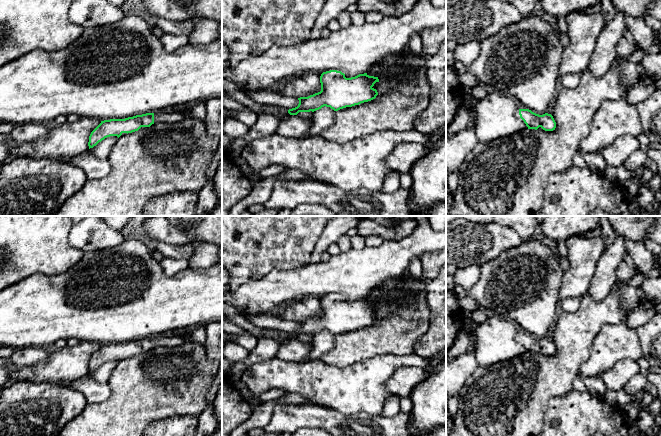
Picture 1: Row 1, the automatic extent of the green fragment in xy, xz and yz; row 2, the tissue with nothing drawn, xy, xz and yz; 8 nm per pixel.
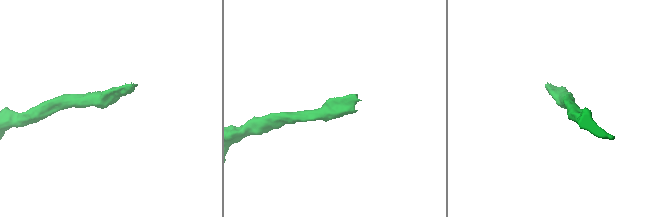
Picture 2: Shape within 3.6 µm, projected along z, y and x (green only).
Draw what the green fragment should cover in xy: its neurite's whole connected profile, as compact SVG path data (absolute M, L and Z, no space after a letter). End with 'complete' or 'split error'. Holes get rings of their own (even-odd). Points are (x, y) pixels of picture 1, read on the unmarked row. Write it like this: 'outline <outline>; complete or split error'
outline M182 332L170 335L158 335L146 337L125 343L110 343L101 347L91 356L89 360L89 373L110 360L124 360L128 357L141 355L149 352L170 350L182 345L184 337Z; split error

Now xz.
outline M337 294L323 296L320 307L320 316L298 322L298 330L289 333L288 337L297 339L299 336L314 336L324 330L338 335L371 325L389 311L382 309L378 301L369 300L367 297L346 302L344 297Z; split error

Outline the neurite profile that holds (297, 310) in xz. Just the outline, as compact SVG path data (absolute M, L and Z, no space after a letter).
M316 298L295 299L277 307L270 314L288 321L308 321L321 315L320 300Z

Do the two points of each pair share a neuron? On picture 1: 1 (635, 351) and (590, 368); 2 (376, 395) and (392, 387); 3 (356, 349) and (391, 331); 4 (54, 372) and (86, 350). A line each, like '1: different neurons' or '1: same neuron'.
1: same neuron
2: different neurons
3: same neuron
4: same neuron

